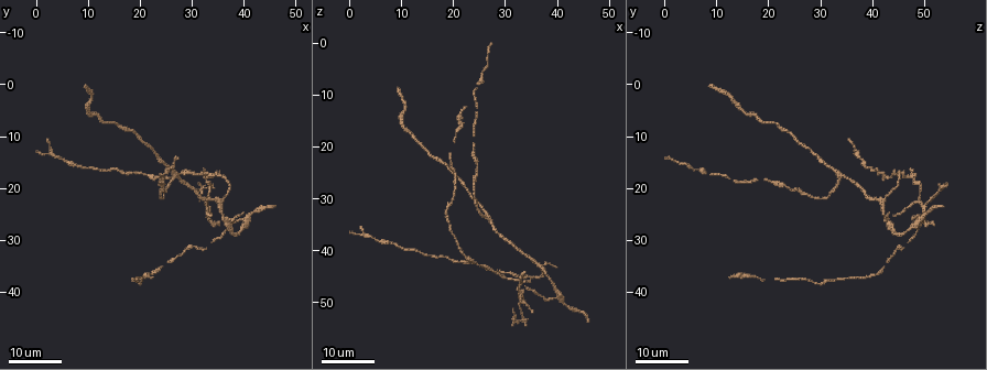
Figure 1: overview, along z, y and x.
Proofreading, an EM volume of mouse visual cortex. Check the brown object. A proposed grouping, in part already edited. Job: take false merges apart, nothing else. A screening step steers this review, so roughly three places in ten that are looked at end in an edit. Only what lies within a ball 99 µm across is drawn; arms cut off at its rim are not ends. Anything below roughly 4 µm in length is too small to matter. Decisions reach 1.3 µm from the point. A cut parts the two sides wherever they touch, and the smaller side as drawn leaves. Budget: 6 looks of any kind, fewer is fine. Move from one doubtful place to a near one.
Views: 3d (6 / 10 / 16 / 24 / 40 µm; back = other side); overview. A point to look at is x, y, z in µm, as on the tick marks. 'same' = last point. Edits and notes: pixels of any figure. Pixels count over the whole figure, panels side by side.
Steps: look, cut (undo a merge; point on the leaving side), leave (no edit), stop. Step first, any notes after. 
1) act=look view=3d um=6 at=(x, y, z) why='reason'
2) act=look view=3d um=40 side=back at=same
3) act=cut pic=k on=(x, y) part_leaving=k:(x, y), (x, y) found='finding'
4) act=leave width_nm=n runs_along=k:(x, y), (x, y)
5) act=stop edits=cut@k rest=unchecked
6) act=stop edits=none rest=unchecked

act=look view=3d um=24 at=(26.0, 18.5, 33.5)

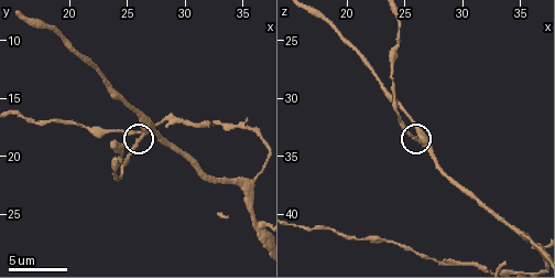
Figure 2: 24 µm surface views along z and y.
act=look view=3d um=10 at=(26.2, 18.0, 33.6)

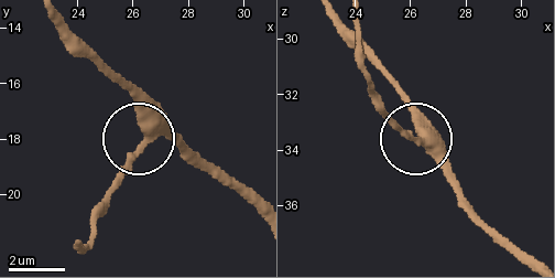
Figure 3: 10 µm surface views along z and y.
act=leave side_arm_um=39 found='one neuron here'

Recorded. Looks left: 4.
act=look view=3d um=16 at=(40.5, 25.5, 49.5)

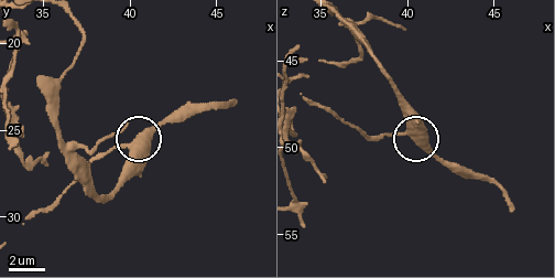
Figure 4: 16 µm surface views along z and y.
act=look view=3d um=6 at=(40.1, 25.8, 49.0)

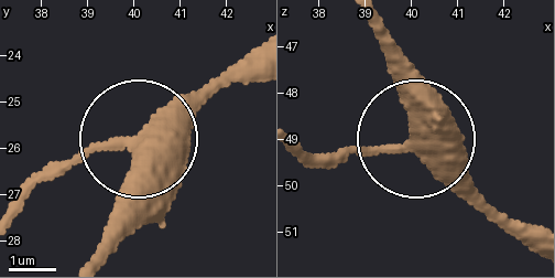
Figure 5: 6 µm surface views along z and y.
act=leave side_arm_um=9 found='all the same neuron'

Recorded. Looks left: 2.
act=look view=3d um=24 at=(35.0, 17.0, 45.0) why='thin arm on a thick one'

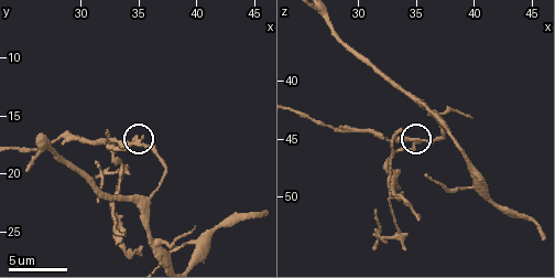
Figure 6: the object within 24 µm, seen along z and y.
act=look view=3d um=10 at=(34.8, 17.4, 45.0)

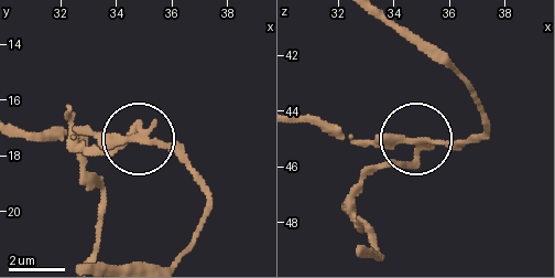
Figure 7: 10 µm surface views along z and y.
act=cut pic=7 on=(390, 167) arms=3 part_leaving=7:(143, 131), (104, 153), (75, 153), (104, 203), (94, 259) found='a second neuron is stuck on'

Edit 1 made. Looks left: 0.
act=stop edits=cut@7 rest=unchecked

